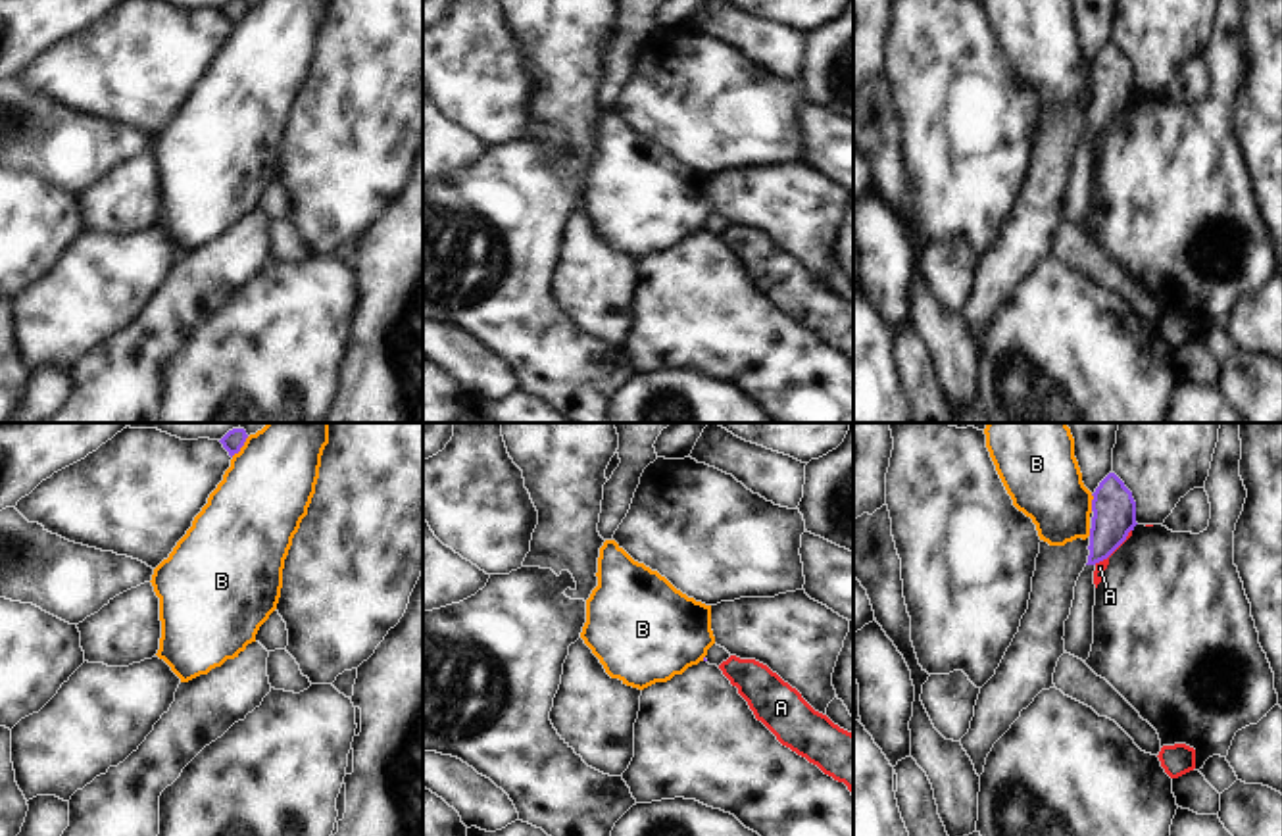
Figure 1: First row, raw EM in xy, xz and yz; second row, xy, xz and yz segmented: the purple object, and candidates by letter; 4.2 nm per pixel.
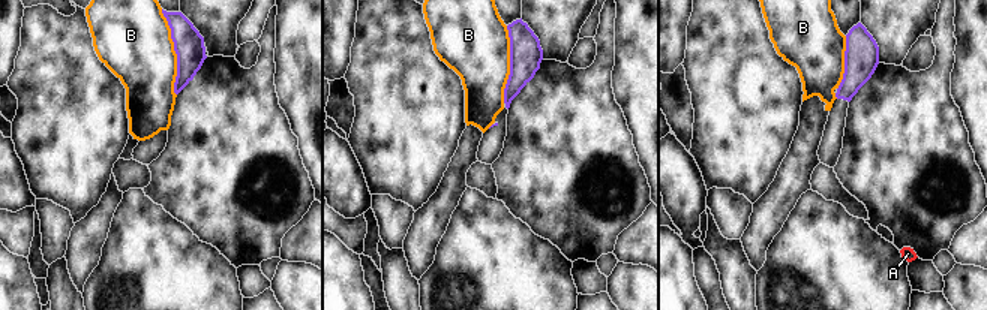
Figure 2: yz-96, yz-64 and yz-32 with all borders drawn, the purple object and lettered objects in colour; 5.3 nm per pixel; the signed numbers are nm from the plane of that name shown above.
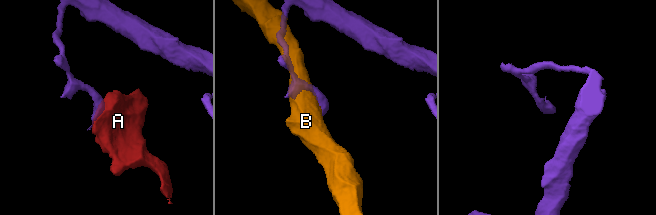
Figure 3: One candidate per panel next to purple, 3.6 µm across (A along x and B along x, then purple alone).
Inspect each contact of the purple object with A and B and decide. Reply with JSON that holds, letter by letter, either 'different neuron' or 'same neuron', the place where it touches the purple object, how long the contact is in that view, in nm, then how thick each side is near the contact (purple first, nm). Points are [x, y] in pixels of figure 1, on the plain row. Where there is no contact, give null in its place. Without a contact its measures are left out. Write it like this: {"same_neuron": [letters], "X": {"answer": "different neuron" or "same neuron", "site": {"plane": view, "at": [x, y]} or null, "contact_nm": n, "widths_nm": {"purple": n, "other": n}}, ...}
{"same_neuron": [], "A": {"answer": "different neuron", "site": {"plane": "yz", "at": [1113, 120]}, "contact_nm": 220, "widths_nm": {"purple": 180, "other": 50}}, "B": {"answer": "different neuron", "site": {"plane": "yz", "at": [1092, 72]}, "contact_nm": 70, "widths_nm": {"purple": 180, "other": 320}}}

